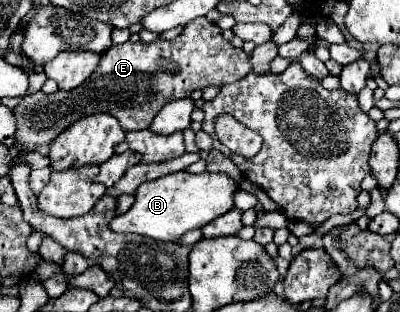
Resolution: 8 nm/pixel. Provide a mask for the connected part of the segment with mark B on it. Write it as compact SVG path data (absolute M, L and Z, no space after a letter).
M176 172L170 176L162 176L158 180L150 180L142 184L136 192L134 206L126 214L116 216L110 228L114 232L132 232L132 234L150 236L154 240L174 242L188 230L202 228L208 222L232 210L236 192L238 192L238 184L222 172L218 174L214 172L202 172L202 174Z

